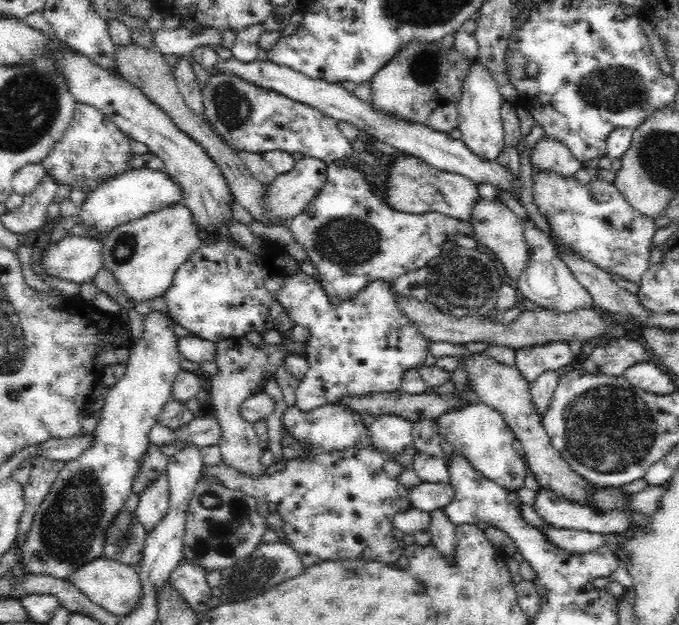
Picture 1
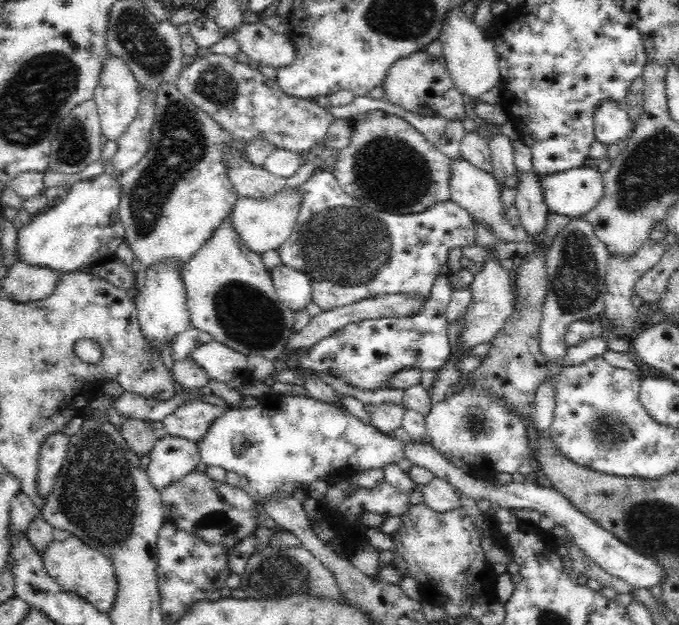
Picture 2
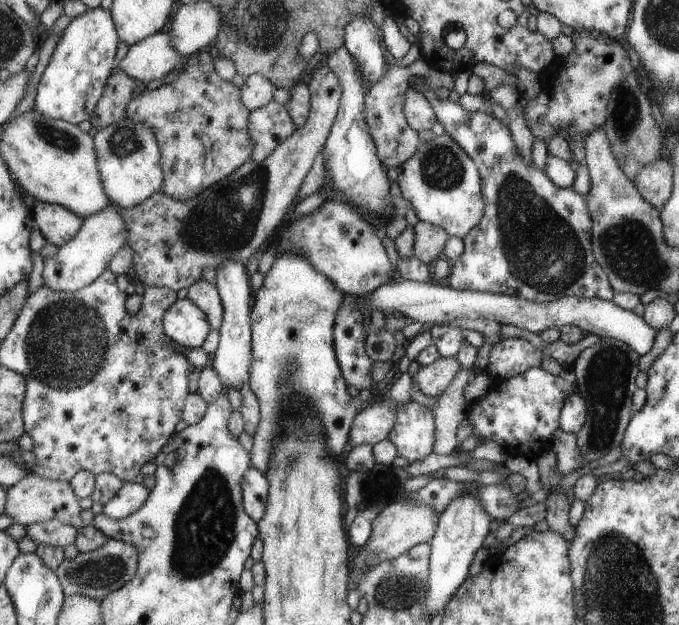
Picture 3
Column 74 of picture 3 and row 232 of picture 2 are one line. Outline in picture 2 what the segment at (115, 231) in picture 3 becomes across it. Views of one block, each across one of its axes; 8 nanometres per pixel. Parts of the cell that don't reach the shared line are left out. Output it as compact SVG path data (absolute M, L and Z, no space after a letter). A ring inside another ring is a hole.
M290 187L273 197L264 199L239 196L229 218L234 233L238 234L240 241L244 242L244 248L262 255L268 250L276 251L288 240L294 222L298 218L298 212L300 212L300 195L296 188Z

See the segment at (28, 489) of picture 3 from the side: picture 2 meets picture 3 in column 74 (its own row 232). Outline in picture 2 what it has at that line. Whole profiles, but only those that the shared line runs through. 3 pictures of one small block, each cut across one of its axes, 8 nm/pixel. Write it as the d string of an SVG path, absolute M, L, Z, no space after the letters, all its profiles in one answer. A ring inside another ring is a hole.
M461 155L450 160L451 162L451 174L450 182L448 182L451 199L456 202L458 206L461 206L469 216L476 221L489 226L495 236L500 241L504 242L524 242L528 241L529 234L524 228L514 227L508 223L506 219L506 213L502 209L502 202L500 201L499 186L496 185L495 178L488 172L484 172L481 168L468 162Z

